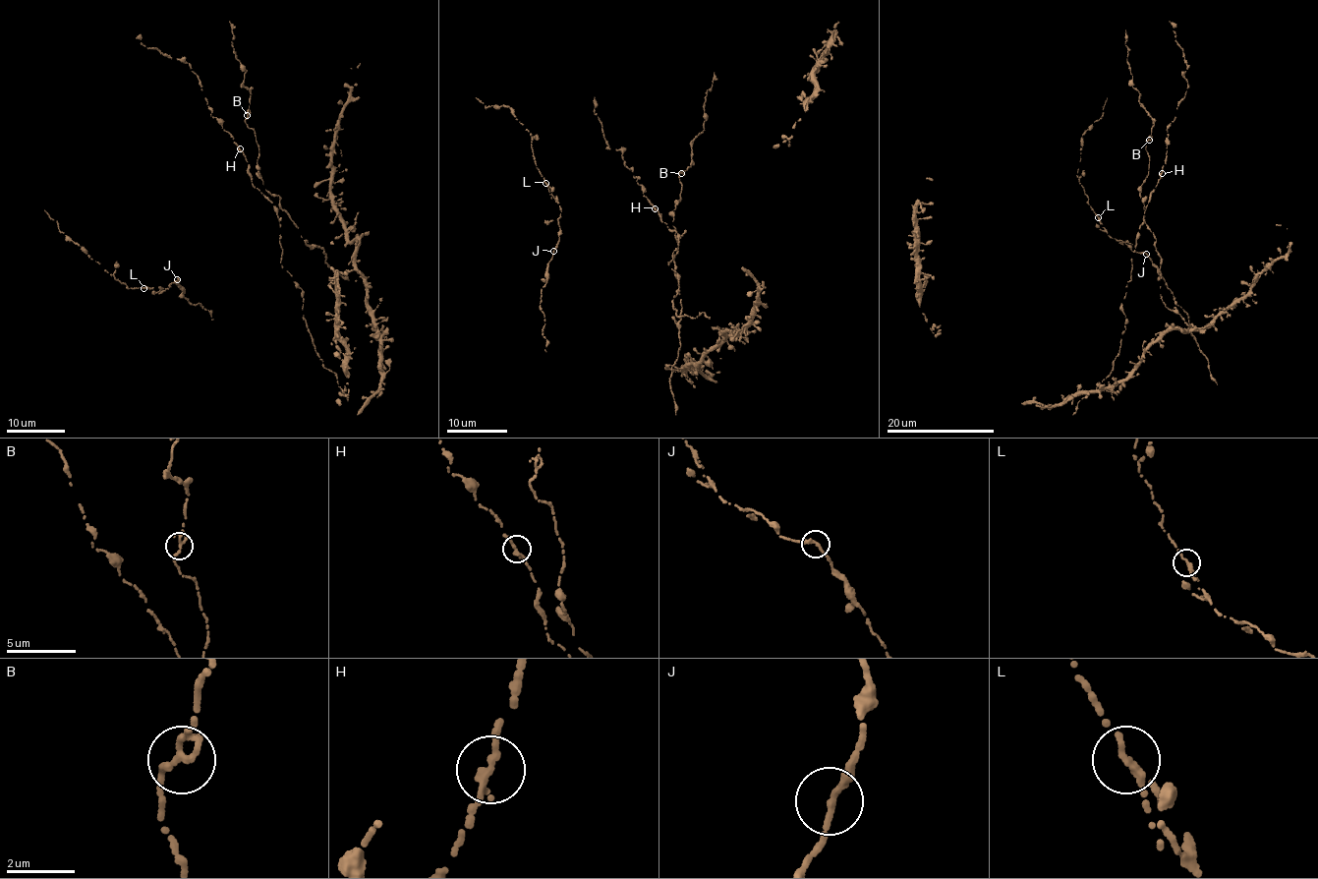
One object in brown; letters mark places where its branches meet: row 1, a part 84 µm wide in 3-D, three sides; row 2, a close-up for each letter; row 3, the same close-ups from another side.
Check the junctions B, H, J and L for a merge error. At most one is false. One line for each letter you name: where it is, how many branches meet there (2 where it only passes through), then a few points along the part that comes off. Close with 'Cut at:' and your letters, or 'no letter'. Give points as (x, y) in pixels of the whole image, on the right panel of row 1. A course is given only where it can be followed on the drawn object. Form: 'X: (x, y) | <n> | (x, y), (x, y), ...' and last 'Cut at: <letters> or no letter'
Cut at: no letter

